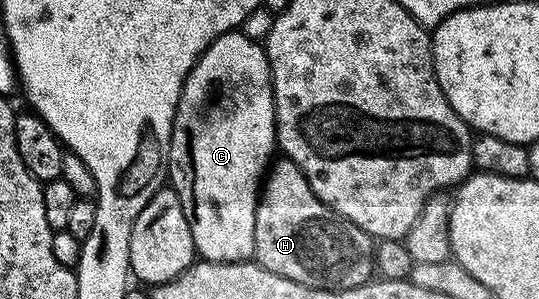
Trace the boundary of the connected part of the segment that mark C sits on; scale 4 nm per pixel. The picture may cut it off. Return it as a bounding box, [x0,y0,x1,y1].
[167,30,278,262]

